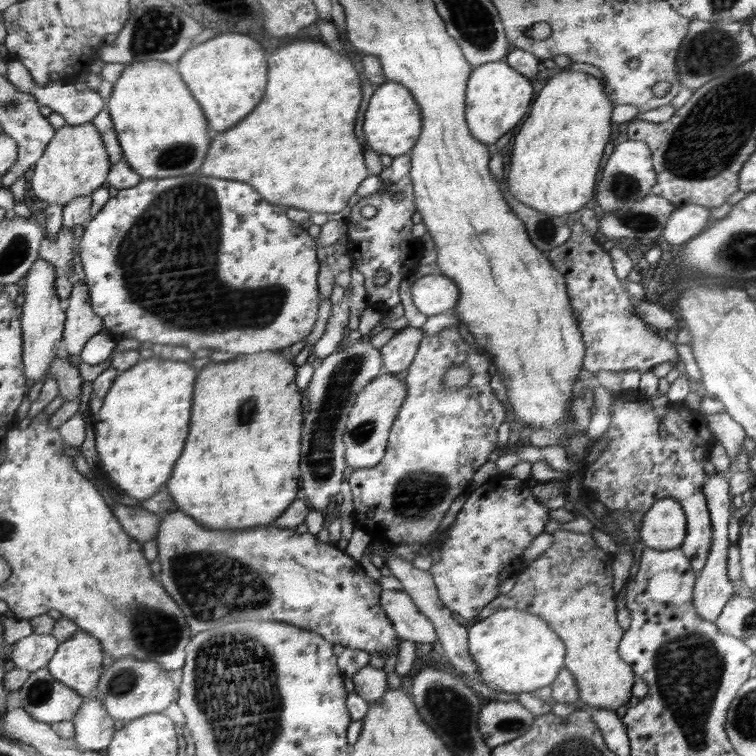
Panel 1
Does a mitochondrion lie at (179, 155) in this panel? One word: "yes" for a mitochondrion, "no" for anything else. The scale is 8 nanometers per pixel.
yes

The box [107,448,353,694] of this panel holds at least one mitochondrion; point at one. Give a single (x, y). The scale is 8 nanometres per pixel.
(200, 578)

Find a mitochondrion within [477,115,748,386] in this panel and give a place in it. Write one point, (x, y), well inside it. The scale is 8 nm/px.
(624, 186)

